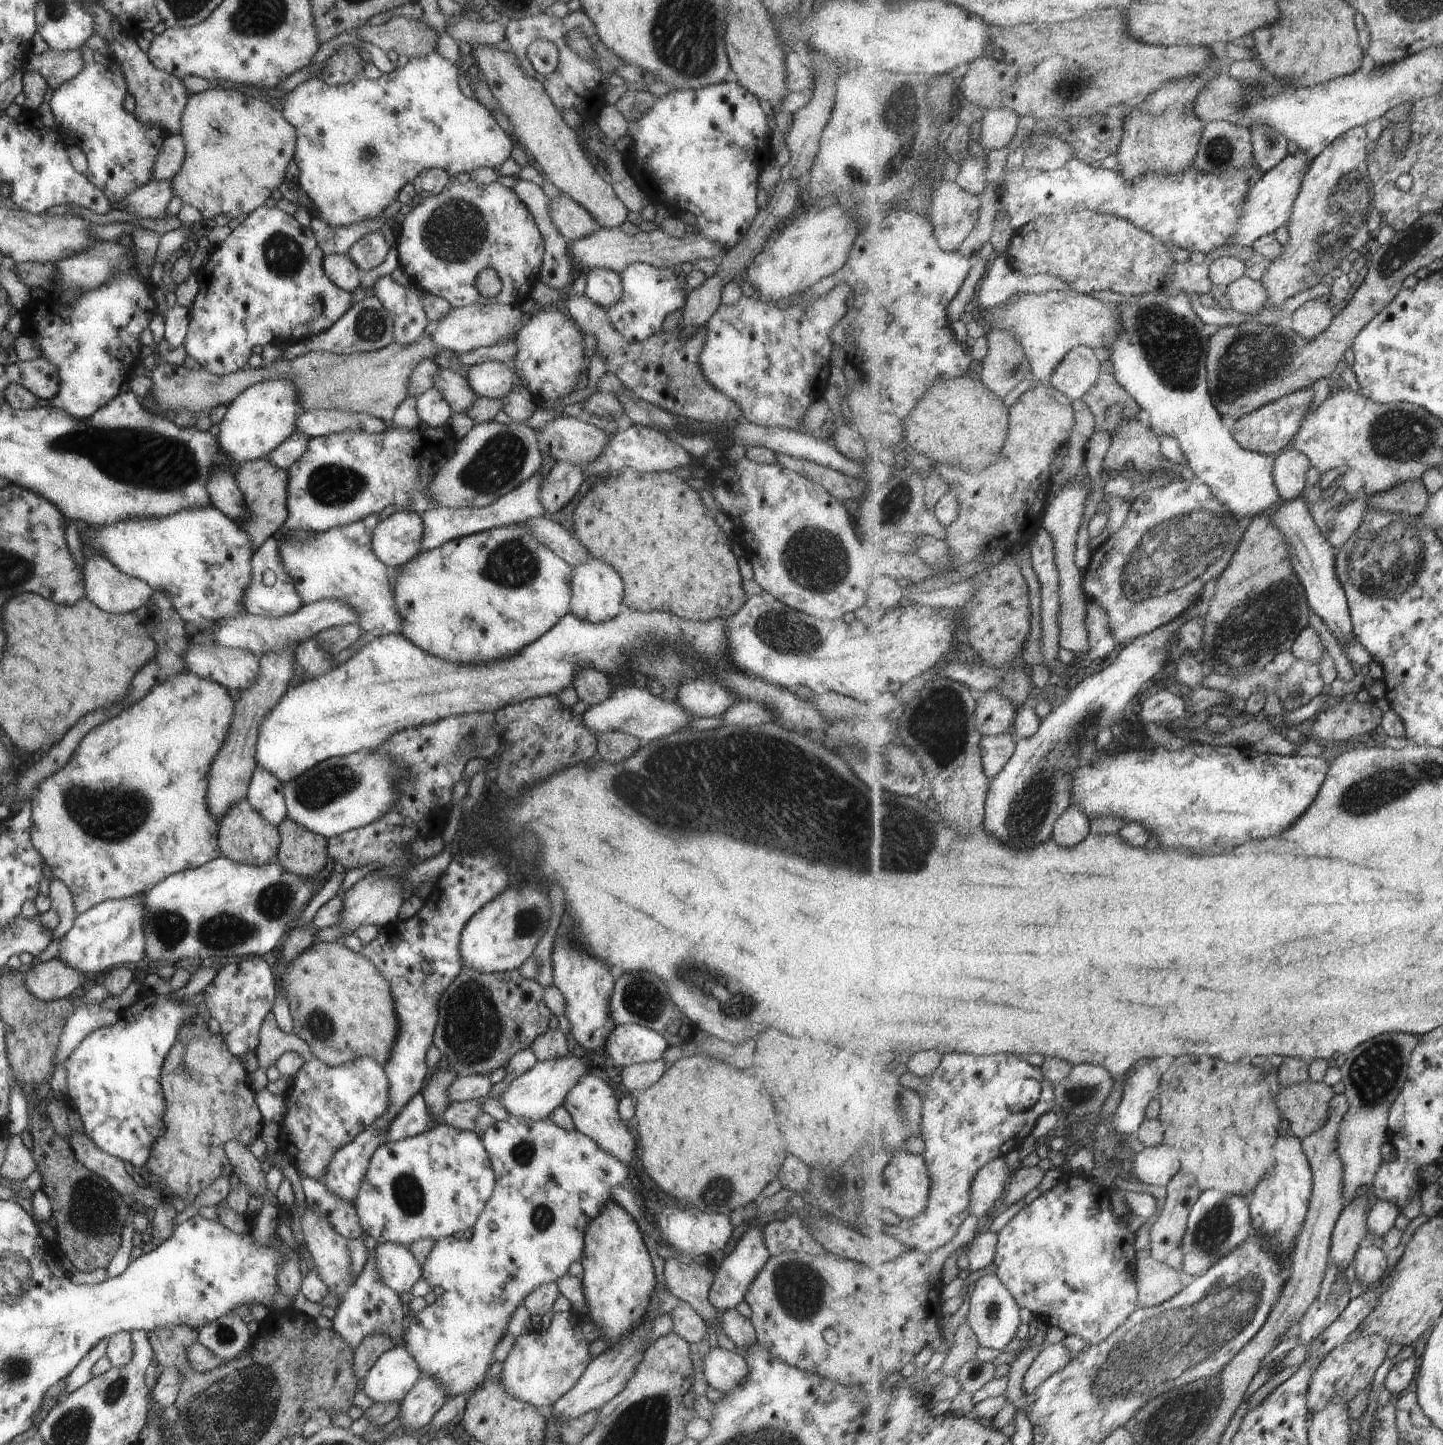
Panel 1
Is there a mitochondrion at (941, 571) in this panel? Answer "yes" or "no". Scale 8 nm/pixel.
no

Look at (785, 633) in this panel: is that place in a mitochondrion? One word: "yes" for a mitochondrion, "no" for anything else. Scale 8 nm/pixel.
yes

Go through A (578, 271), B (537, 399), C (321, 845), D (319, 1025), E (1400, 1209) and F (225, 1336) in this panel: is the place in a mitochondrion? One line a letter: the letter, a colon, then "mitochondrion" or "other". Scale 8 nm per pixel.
A: other
B: other
C: other
D: mitochondrion
E: other
F: mitochondrion

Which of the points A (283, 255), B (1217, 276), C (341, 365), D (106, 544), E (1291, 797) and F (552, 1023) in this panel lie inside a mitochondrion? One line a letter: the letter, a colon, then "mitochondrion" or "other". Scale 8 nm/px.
A: mitochondrion
B: other
C: other
D: other
E: other
F: other

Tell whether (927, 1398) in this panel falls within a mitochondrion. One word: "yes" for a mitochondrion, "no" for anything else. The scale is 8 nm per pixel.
no

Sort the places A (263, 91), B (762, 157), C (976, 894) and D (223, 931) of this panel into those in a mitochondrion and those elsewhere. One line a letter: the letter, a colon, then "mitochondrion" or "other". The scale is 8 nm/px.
A: other
B: other
C: other
D: mitochondrion

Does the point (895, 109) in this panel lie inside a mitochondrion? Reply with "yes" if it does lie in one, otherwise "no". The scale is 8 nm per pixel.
yes

